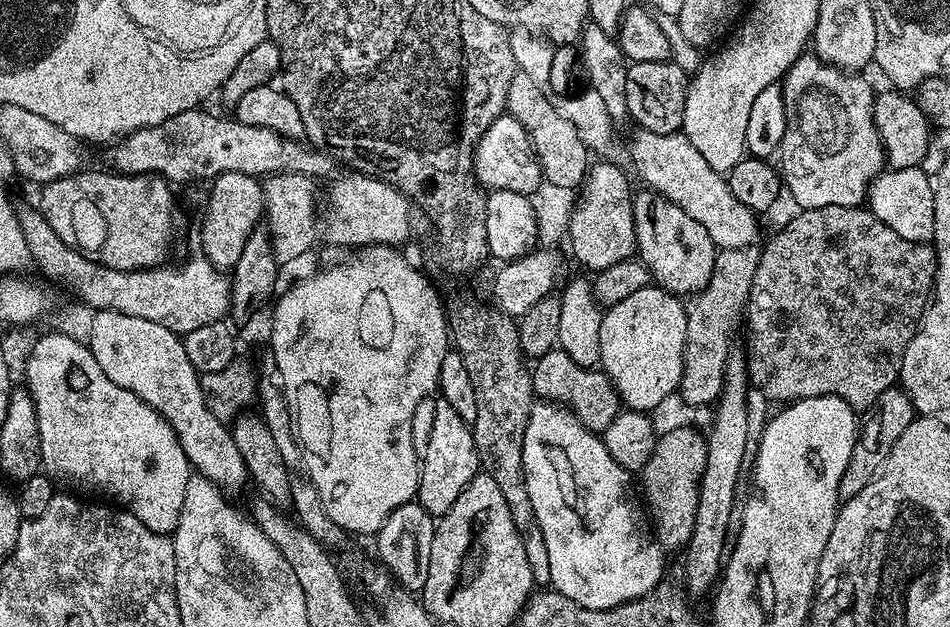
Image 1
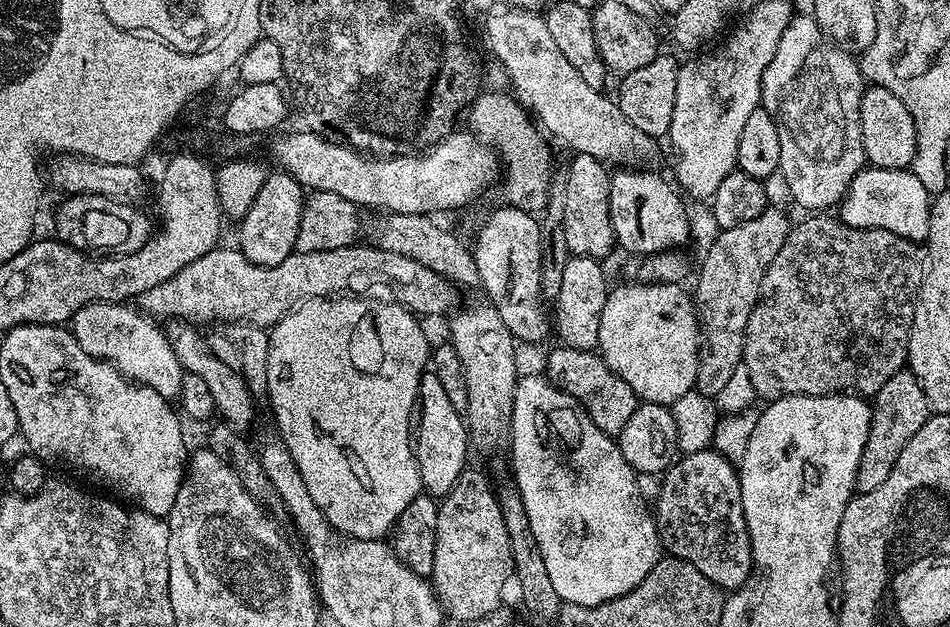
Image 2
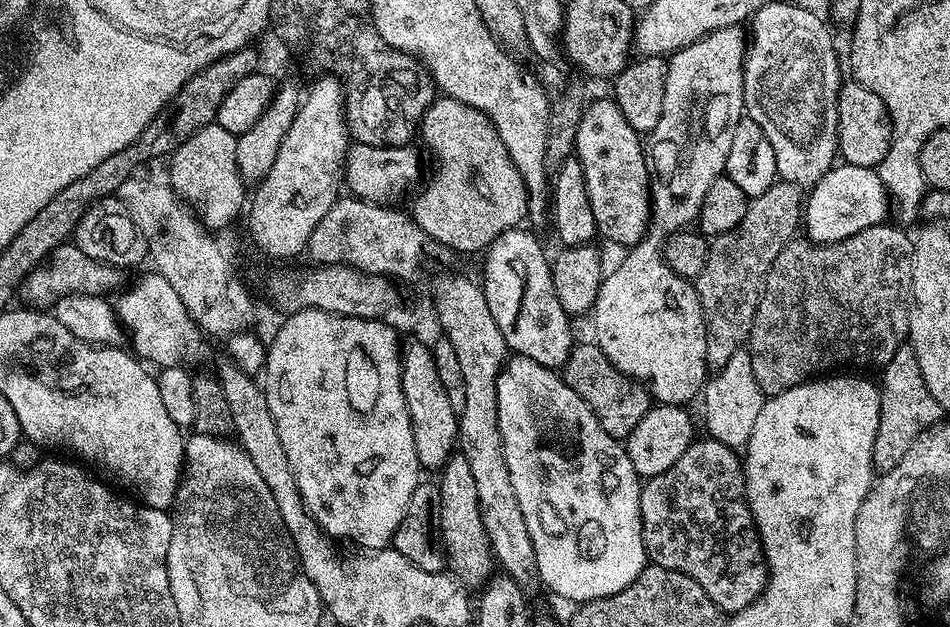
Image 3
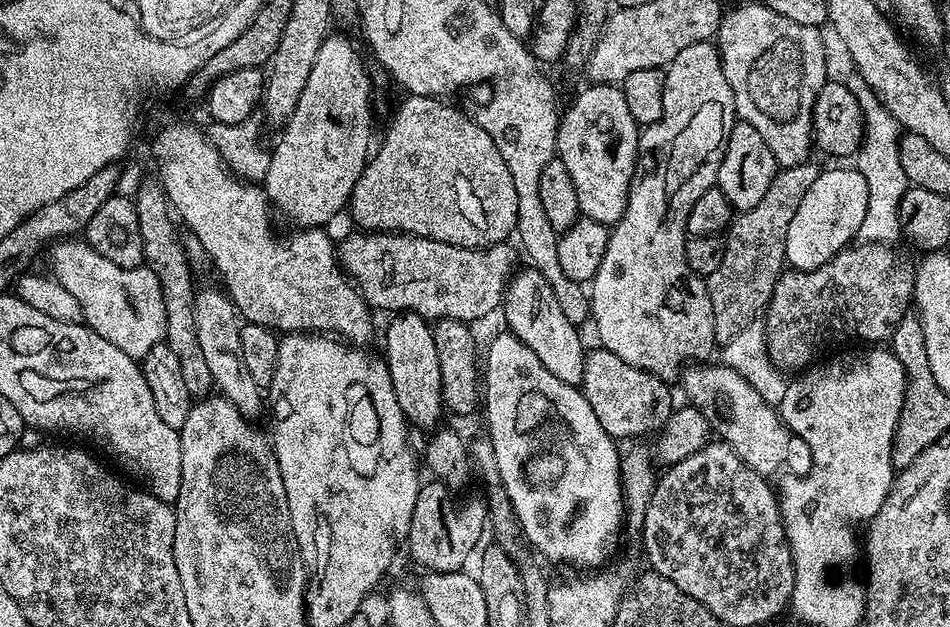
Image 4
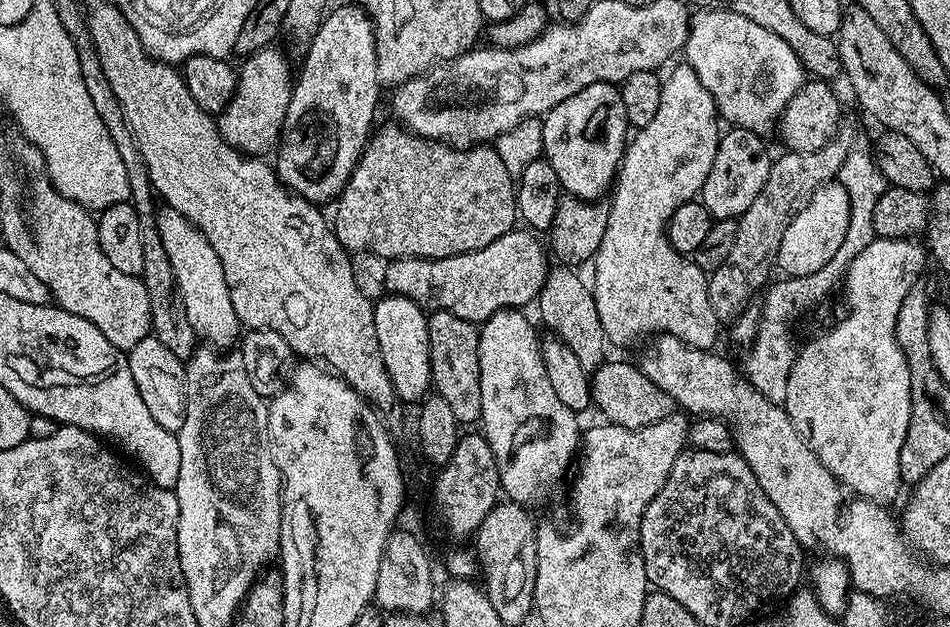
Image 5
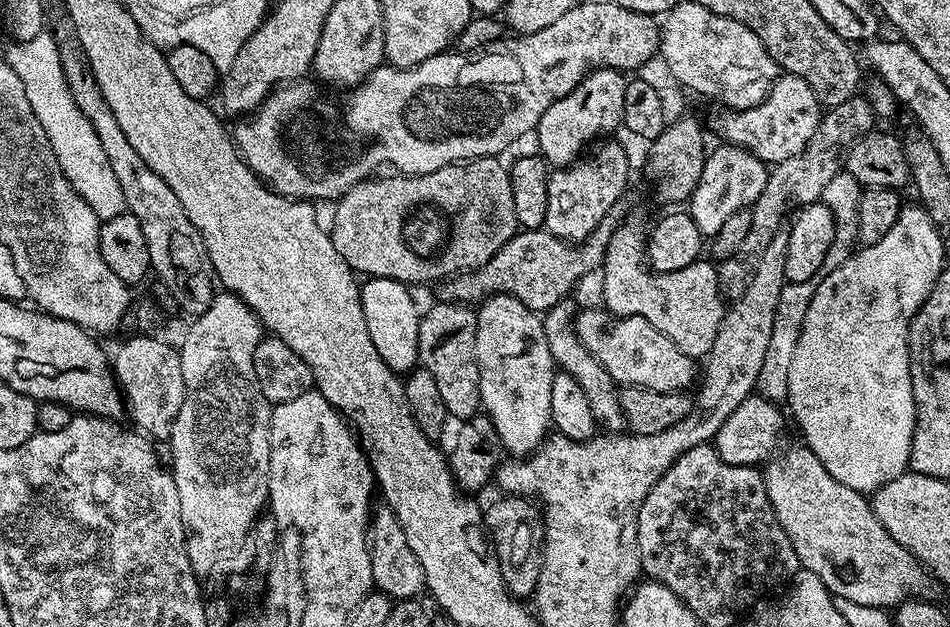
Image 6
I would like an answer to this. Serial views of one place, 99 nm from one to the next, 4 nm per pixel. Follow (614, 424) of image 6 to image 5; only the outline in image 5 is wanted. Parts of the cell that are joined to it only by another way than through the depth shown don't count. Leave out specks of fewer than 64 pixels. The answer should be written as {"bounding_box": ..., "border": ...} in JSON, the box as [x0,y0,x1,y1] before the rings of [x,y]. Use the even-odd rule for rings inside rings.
{"bounding_box":[539,266,606,374],"border":[[[552,266],[548,269],[548,277],[540,295],[539,323],[548,327],[547,331],[560,339],[563,344],[574,350],[578,362],[590,374],[595,372],[606,359],[606,337],[602,330],[602,322],[598,318],[598,306],[592,296],[592,289],[587,283],[584,284],[575,276],[573,269],[568,266]]]}

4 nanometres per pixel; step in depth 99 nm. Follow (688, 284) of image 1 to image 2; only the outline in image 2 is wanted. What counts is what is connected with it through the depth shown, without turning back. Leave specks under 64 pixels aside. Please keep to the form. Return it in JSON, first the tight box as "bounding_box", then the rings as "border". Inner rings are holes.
{"bounding_box":[610,166,692,254],"border":[[[624,166],[619,170],[613,171],[610,176],[610,222],[614,226],[614,232],[616,234],[617,245],[622,249],[625,248],[625,253],[628,254],[654,254],[655,252],[670,252],[673,250],[683,249],[685,246],[684,243],[688,240],[688,235],[691,234],[692,228],[688,225],[688,216],[684,213],[684,204],[680,201],[681,193],[677,191],[671,183],[667,184],[662,177],[659,176],[656,172],[644,172],[648,170],[637,170],[632,166]]]}

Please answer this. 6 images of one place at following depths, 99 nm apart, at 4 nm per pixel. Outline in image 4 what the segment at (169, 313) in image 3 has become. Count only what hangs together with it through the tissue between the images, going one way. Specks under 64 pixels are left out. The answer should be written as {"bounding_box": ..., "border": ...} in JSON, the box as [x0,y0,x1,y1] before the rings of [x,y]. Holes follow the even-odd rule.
{"bounding_box":[51,238,166,362],"border":[[[69,238],[53,243],[52,251],[52,269],[51,275],[74,298],[78,298],[80,312],[83,323],[87,324],[92,331],[97,332],[106,342],[118,346],[122,354],[126,354],[131,360],[140,362],[150,350],[154,350],[156,344],[165,343],[166,334],[166,302],[162,298],[162,286],[158,284],[158,278],[146,267],[139,268],[119,268],[110,258],[102,258],[98,250],[94,250],[88,245],[87,239]]]}

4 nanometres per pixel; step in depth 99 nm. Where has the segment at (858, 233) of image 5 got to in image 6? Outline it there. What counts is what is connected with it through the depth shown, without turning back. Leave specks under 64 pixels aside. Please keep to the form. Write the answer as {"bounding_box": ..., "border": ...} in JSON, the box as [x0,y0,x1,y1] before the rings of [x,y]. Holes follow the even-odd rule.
{"bounding_box":[756,170,862,401],"border":[[[842,170],[834,178],[830,178],[824,191],[822,202],[834,214],[834,242],[830,242],[830,250],[826,250],[826,258],[822,258],[822,266],[814,278],[806,282],[785,283],[782,294],[778,294],[778,310],[774,310],[774,331],[770,334],[770,347],[766,349],[766,358],[762,362],[762,371],[758,374],[756,392],[767,400],[787,401],[790,386],[790,362],[794,358],[794,349],[798,347],[798,338],[802,334],[802,322],[806,322],[806,310],[810,310],[810,298],[818,290],[818,286],[842,262],[846,262],[858,244],[858,206],[862,195],[862,186],[855,178]]]}

